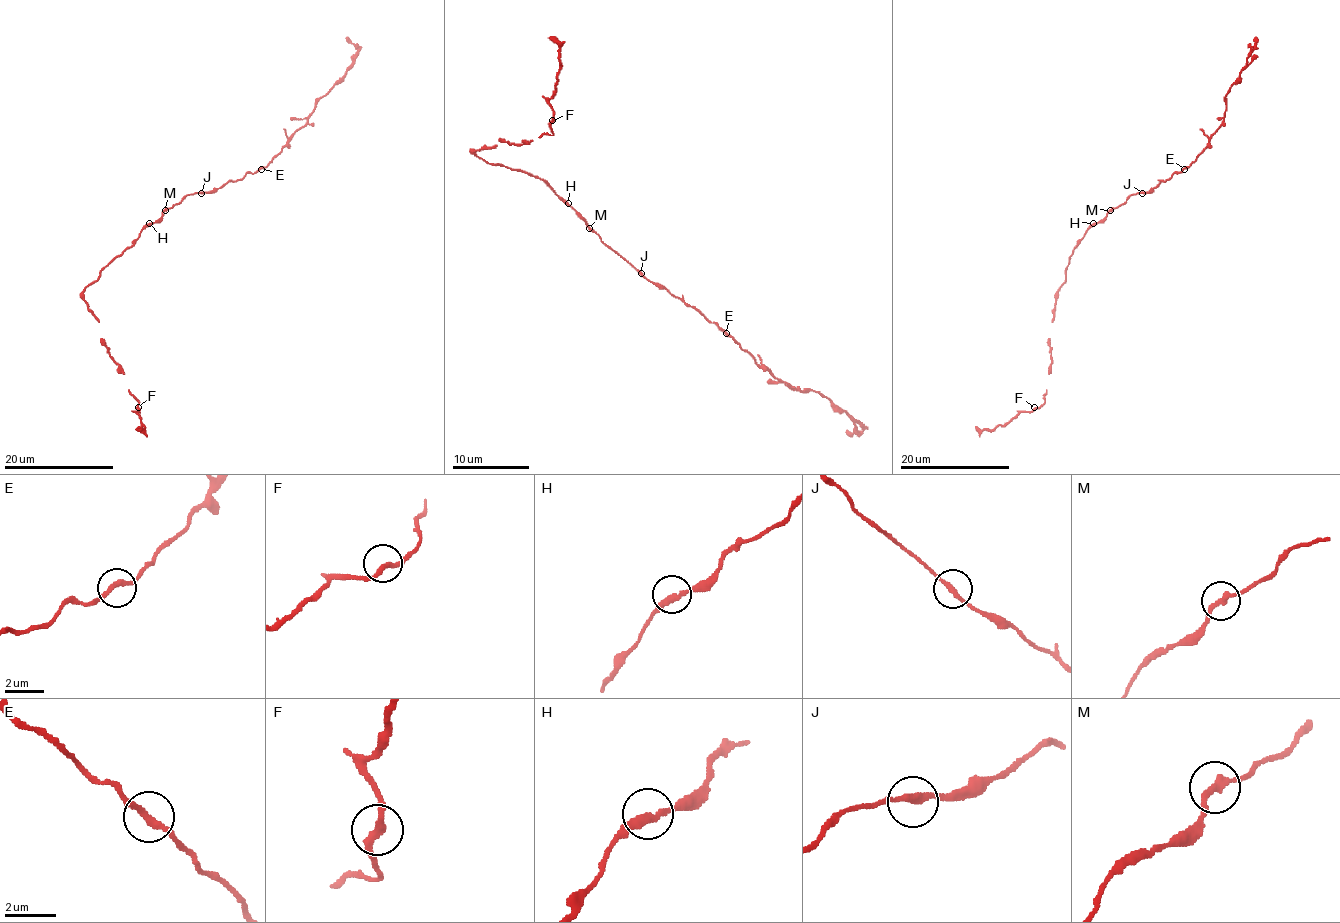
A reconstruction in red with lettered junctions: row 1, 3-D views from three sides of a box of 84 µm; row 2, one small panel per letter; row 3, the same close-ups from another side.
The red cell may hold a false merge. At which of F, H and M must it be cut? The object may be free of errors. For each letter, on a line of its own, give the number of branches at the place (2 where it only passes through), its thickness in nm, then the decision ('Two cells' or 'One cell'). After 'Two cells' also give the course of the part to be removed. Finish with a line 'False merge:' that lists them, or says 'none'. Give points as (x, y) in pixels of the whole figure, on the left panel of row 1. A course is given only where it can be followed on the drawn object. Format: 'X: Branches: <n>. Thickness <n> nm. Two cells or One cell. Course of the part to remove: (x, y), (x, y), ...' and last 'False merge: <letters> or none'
F: Branches: 2. Thickness 280 nm. One cell
H: Branches: 2. Thickness 260 nm. One cell
M: Branches: 2. Thickness 260 nm. One cell
False merge: none

